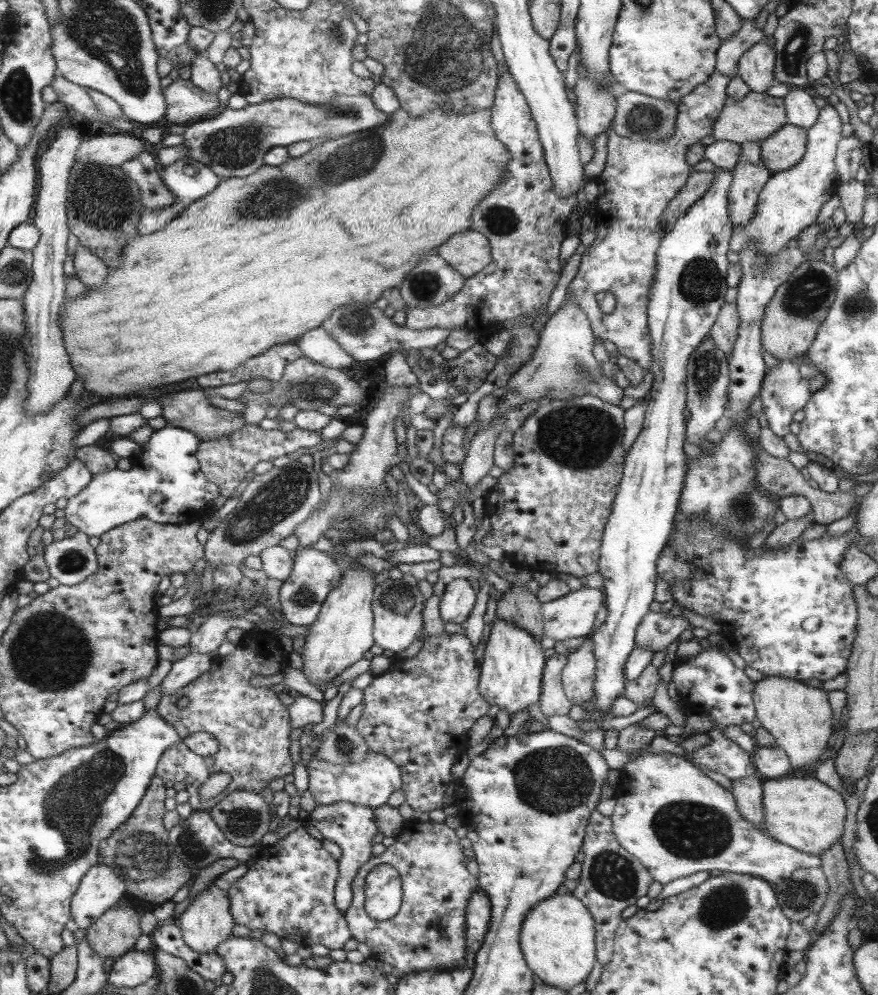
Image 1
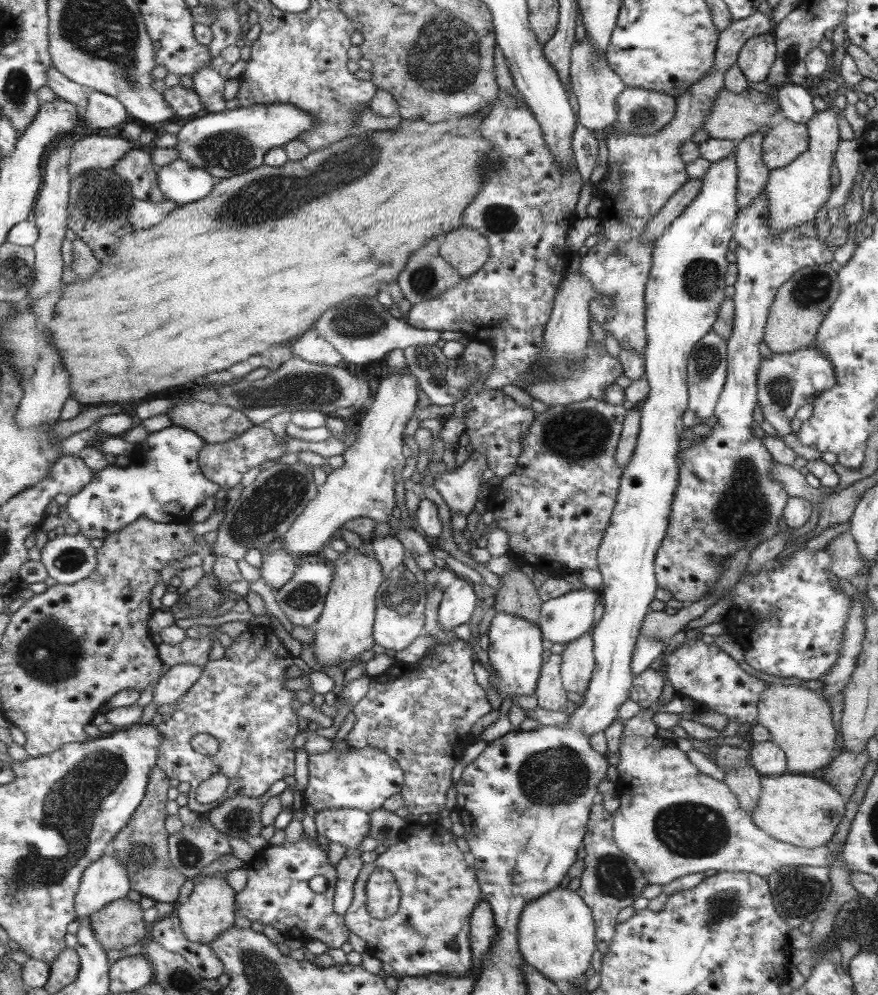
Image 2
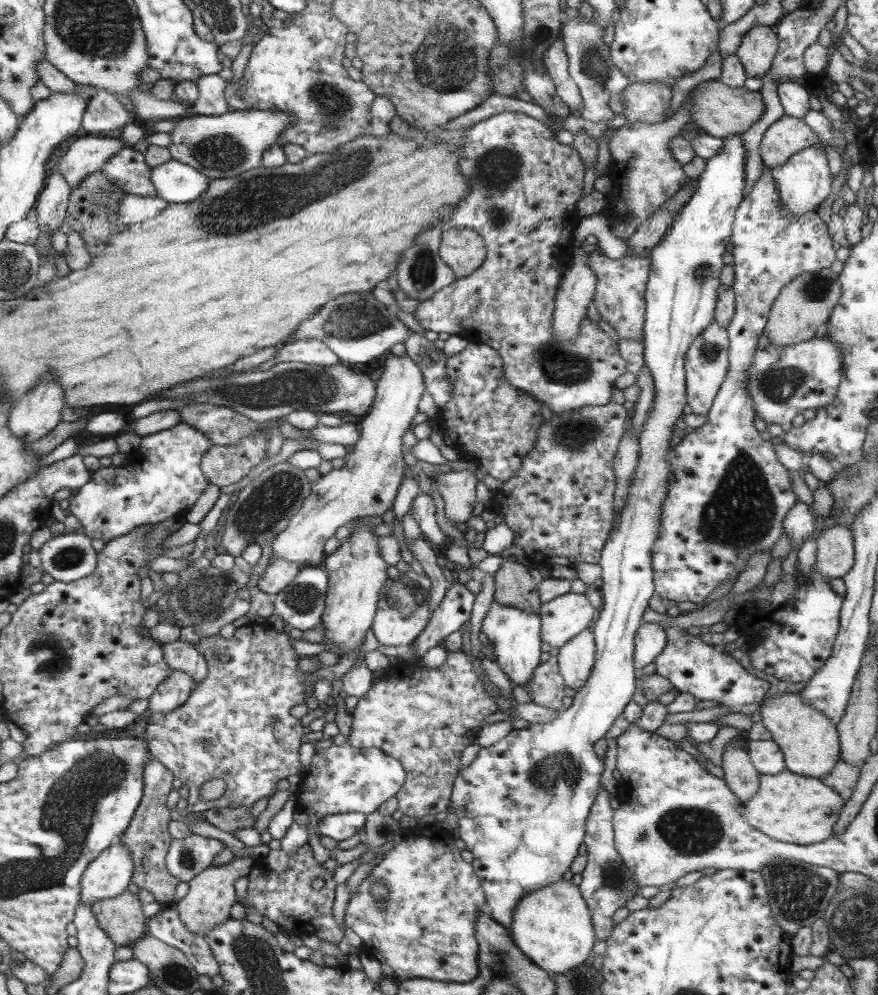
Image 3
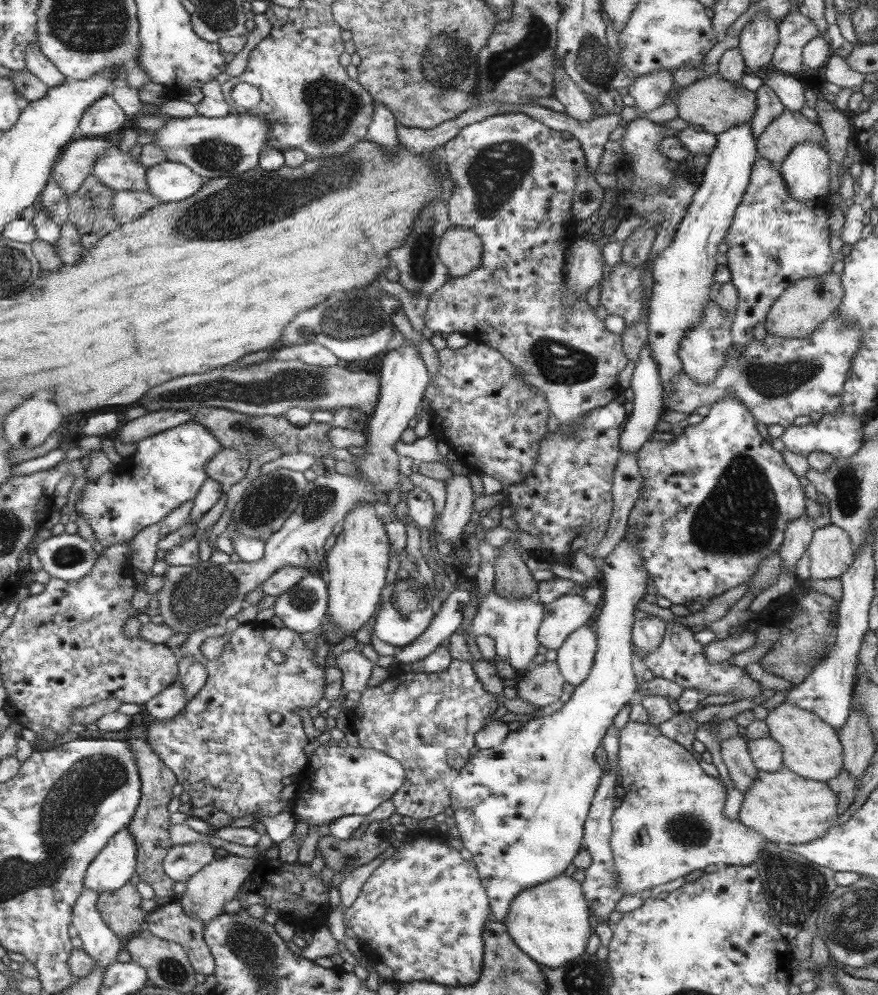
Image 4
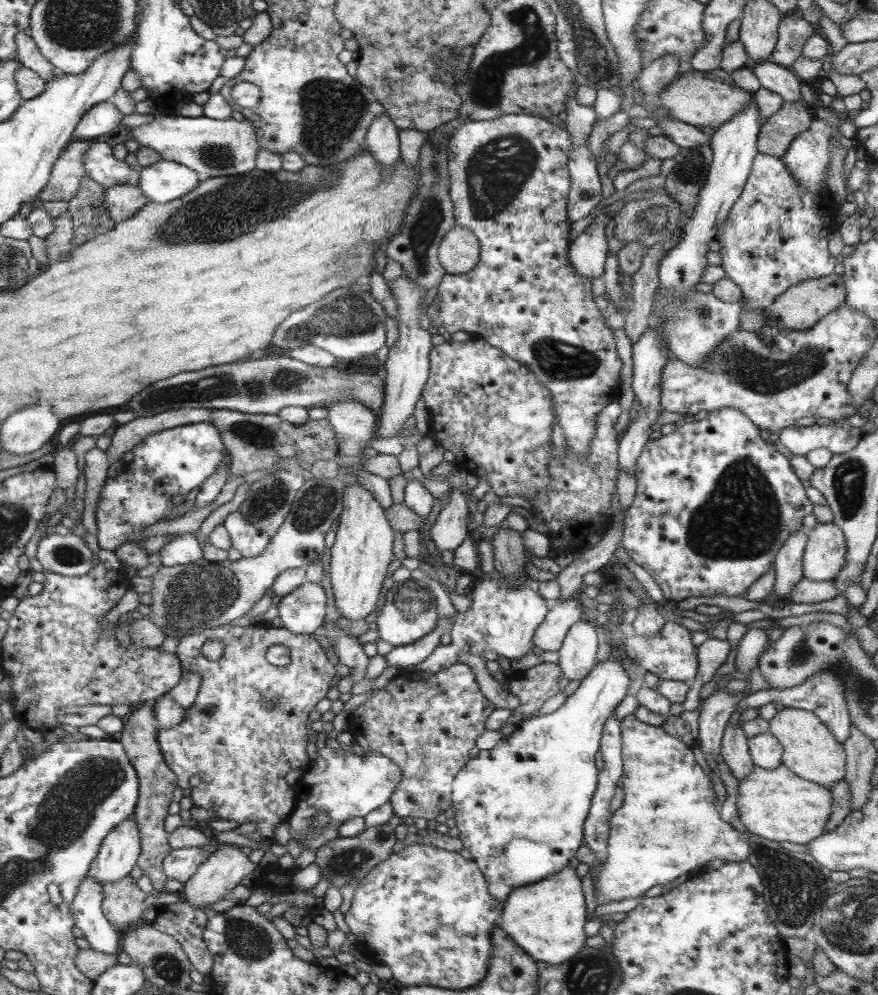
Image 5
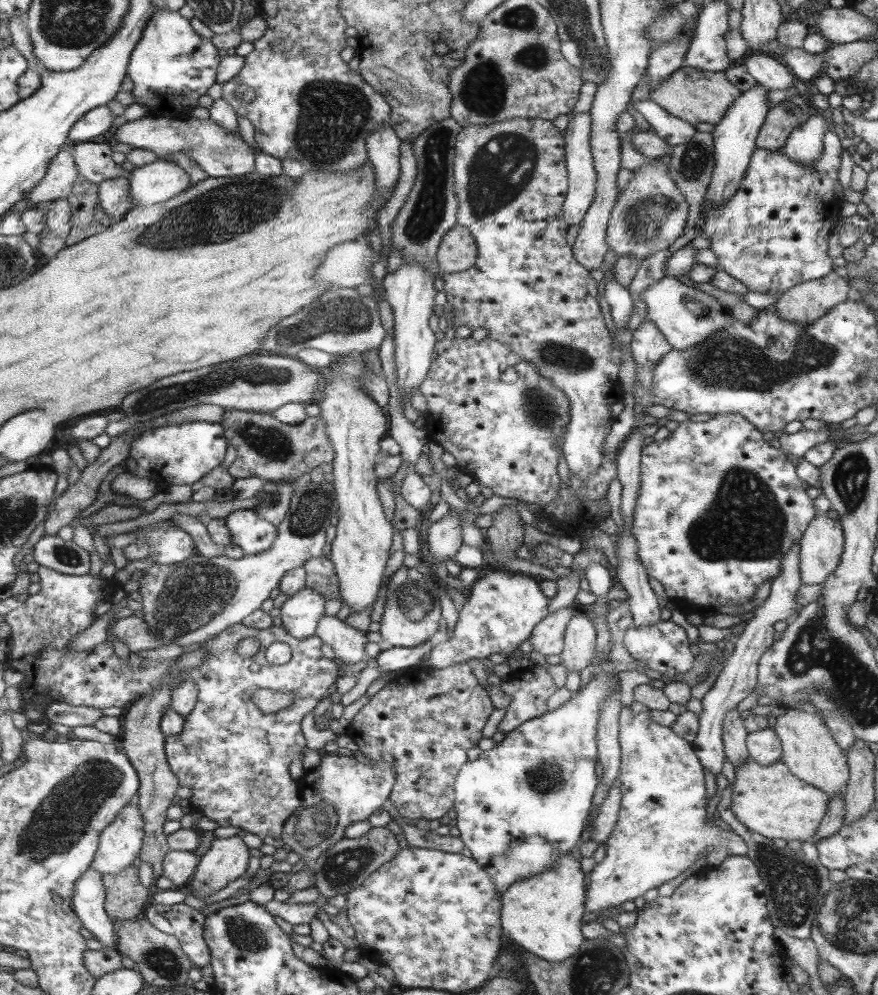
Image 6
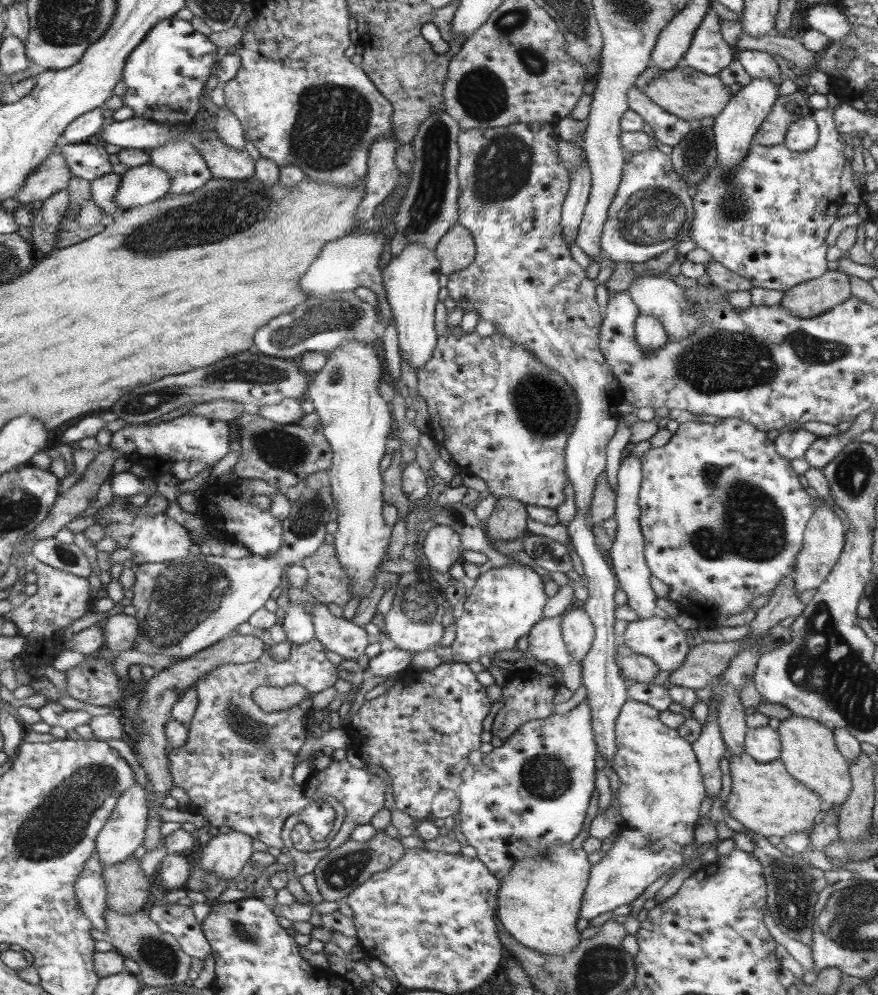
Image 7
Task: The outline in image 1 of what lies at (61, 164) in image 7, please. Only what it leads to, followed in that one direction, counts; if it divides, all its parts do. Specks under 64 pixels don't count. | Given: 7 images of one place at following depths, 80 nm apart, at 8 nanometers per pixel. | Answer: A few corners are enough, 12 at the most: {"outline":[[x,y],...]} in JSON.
{"outline":[[87,134],[79,164],[123,167],[147,152],[139,135]]}

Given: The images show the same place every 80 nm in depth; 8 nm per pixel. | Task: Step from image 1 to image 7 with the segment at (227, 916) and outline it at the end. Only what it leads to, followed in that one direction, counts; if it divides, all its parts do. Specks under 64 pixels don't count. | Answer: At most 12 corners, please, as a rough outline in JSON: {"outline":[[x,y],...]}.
{"outline":[[217,834],[202,851],[202,869],[237,878],[252,860],[252,836]]}

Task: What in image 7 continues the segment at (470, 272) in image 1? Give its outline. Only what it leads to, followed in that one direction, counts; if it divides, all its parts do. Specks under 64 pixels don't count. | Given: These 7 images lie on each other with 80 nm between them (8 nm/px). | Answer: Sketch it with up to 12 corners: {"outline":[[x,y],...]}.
{"outline":[[456,223],[433,252],[440,274],[454,277],[476,256],[469,230]]}

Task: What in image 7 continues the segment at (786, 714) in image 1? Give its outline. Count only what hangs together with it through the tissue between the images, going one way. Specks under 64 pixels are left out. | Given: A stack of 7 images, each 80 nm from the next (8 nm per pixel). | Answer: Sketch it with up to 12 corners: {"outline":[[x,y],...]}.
{"outline":[[792,715],[781,720],[787,772],[840,805],[852,789],[831,729]]}

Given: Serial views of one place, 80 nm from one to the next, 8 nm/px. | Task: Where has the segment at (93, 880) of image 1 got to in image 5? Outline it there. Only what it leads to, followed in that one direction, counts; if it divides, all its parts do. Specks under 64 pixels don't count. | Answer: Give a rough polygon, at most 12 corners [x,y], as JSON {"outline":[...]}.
{"outline":[[134,814],[104,840],[88,876],[119,882],[138,866]]}

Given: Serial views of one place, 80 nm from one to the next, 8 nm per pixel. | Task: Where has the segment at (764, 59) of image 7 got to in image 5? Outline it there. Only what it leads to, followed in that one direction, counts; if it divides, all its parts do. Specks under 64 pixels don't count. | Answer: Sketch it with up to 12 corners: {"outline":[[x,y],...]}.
{"outline":[[770,60],[748,65],[760,85],[785,102],[802,101],[798,78]]}

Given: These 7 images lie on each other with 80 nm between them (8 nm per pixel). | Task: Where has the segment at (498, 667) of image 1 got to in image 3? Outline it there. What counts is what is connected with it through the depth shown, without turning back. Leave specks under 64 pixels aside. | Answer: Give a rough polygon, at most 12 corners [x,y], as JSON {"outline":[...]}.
{"outline":[[497,604],[481,621],[509,683],[540,664],[539,613]]}

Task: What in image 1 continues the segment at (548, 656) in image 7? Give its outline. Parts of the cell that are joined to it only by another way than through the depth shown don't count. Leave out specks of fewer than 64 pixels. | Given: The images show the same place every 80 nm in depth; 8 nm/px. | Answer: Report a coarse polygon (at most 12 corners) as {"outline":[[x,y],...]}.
{"outline":[[581,587],[542,603],[544,636],[584,637],[604,592]]}

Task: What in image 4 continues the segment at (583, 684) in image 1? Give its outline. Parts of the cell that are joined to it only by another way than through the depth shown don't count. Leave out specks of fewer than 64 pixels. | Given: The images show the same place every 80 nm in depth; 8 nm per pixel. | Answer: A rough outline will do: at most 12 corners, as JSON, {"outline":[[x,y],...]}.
{"outline":[[591,626],[573,631],[555,652],[557,671],[573,688],[594,664]]}

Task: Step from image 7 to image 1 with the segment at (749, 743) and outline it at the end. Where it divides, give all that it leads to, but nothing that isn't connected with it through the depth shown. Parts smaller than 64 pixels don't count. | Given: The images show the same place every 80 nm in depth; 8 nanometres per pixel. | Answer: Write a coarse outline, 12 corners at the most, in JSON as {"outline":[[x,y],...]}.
{"outline":[[777,746],[751,754],[763,780],[786,777],[788,755]]}

